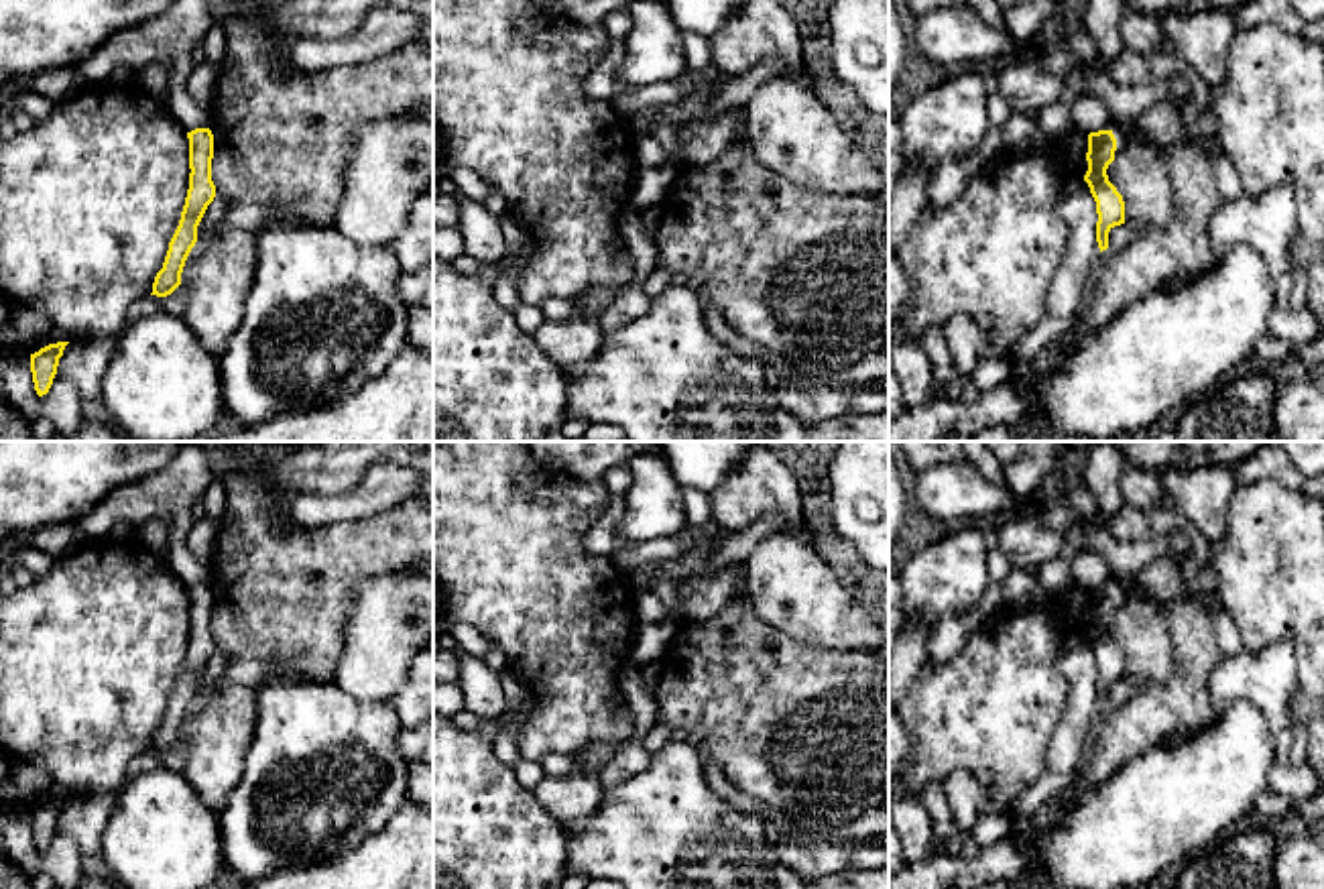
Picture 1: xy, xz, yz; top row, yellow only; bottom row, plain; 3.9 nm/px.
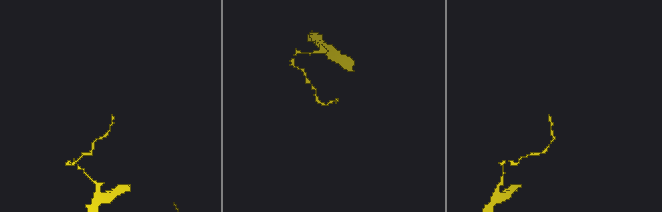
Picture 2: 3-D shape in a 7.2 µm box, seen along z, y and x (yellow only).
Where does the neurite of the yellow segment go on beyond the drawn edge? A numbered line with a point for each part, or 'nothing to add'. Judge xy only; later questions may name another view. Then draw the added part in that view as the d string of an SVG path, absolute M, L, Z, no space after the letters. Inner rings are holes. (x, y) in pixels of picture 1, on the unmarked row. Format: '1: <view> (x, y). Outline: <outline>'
nothing to add

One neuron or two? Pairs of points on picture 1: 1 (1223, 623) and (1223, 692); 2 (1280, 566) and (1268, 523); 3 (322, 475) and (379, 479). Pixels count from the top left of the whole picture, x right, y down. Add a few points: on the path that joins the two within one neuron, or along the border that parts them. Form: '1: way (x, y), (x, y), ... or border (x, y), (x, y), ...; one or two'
1: border (1243, 647), (1225, 656); two
2: way (1278, 556), (1274, 534); one
3: border (377, 462), (352, 487), (316, 493); two

